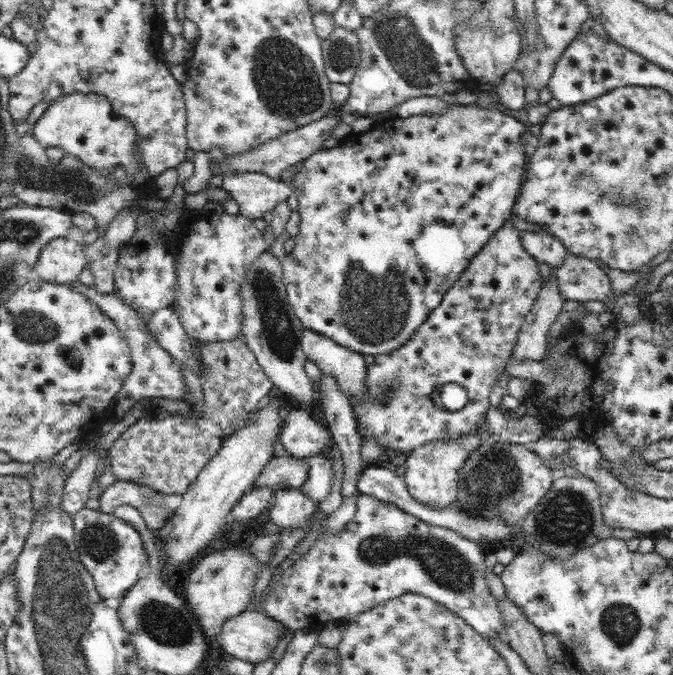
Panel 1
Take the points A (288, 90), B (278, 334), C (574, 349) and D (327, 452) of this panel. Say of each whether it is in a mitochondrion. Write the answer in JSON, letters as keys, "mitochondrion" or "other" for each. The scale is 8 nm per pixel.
{"A":"mitochondrion","B":"mitochondrion","C":"other","D":"other"}

